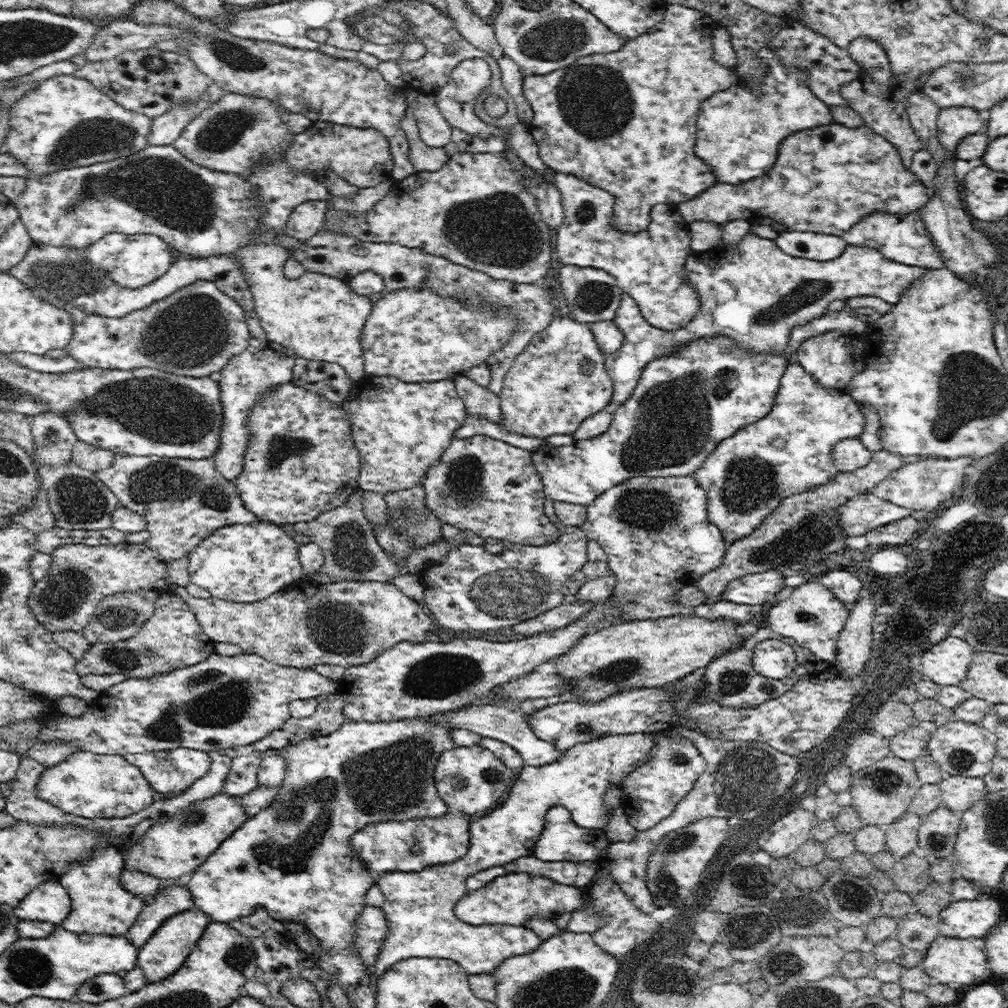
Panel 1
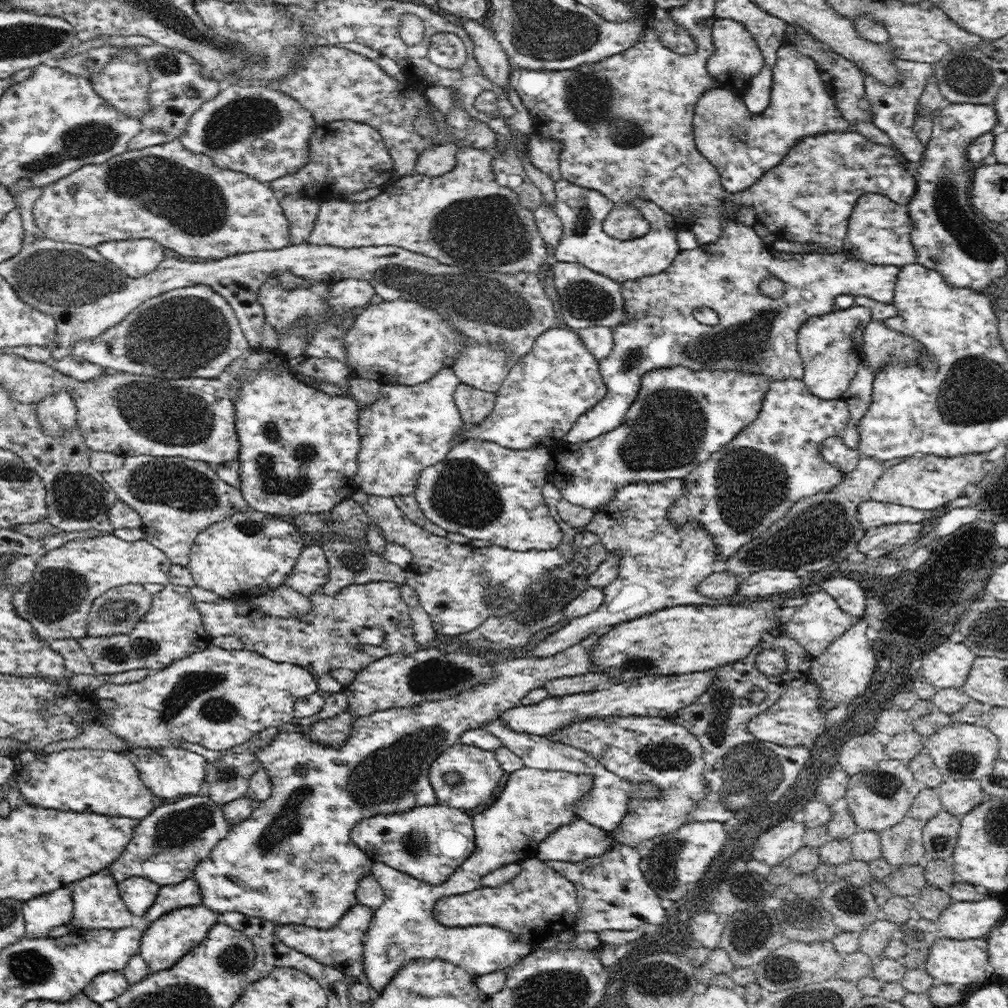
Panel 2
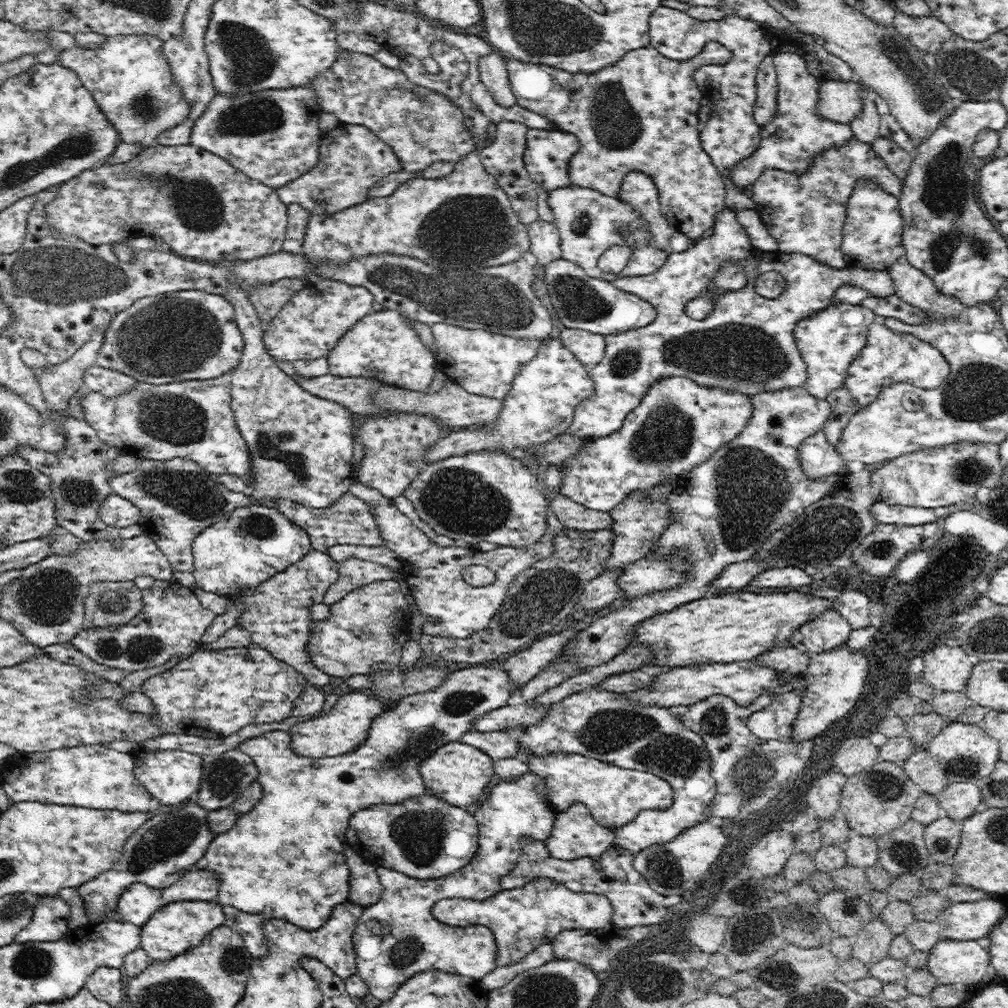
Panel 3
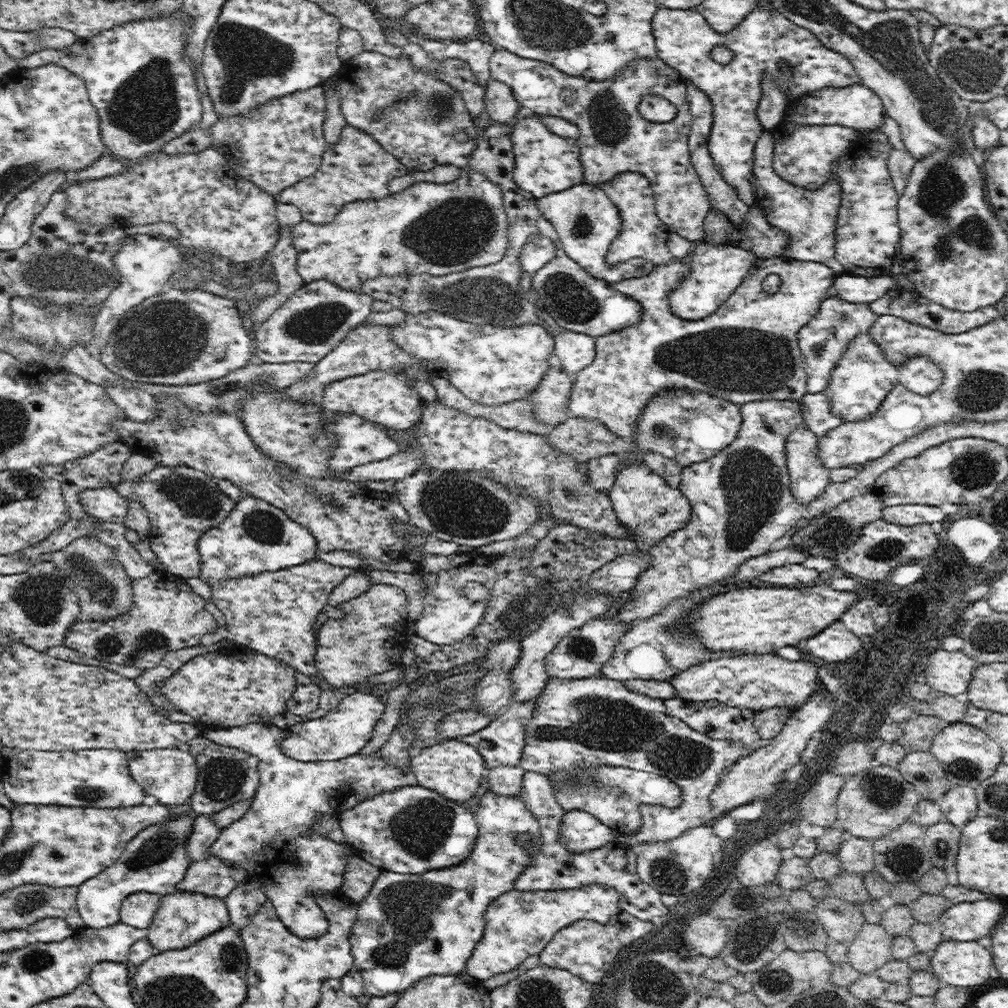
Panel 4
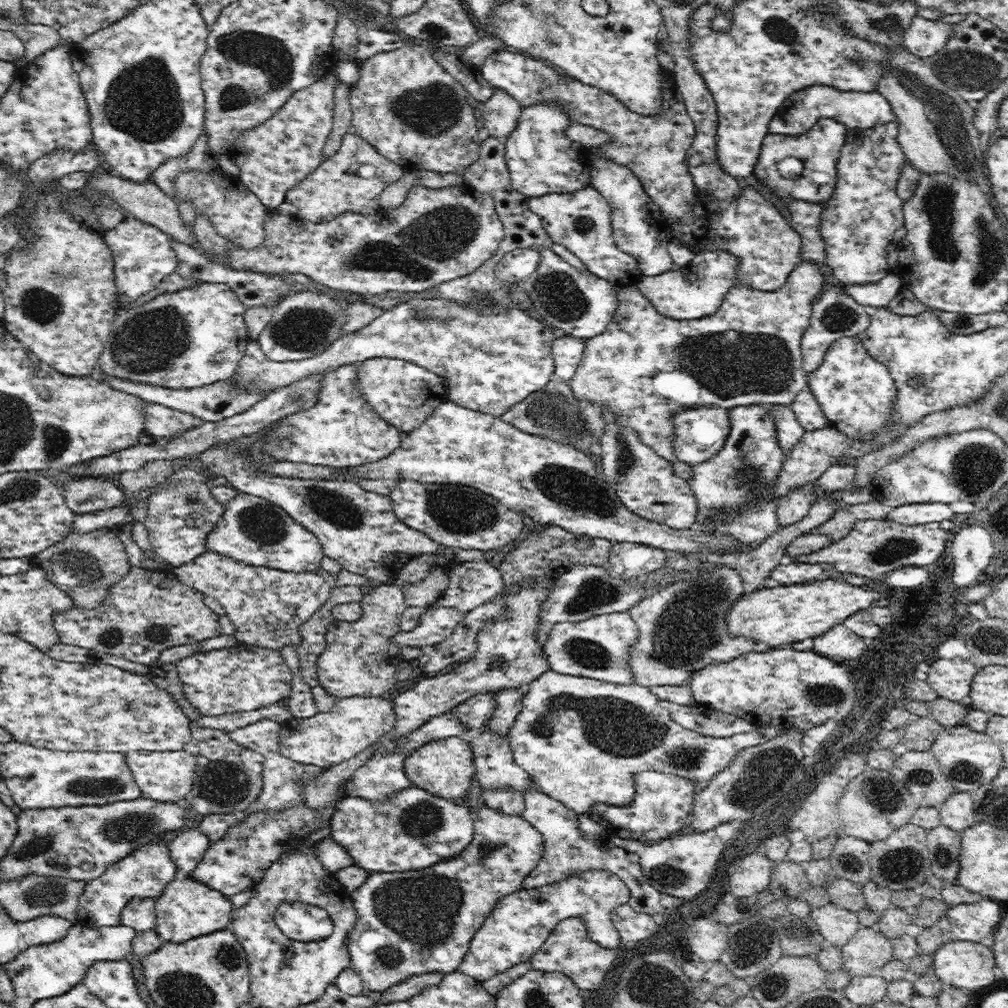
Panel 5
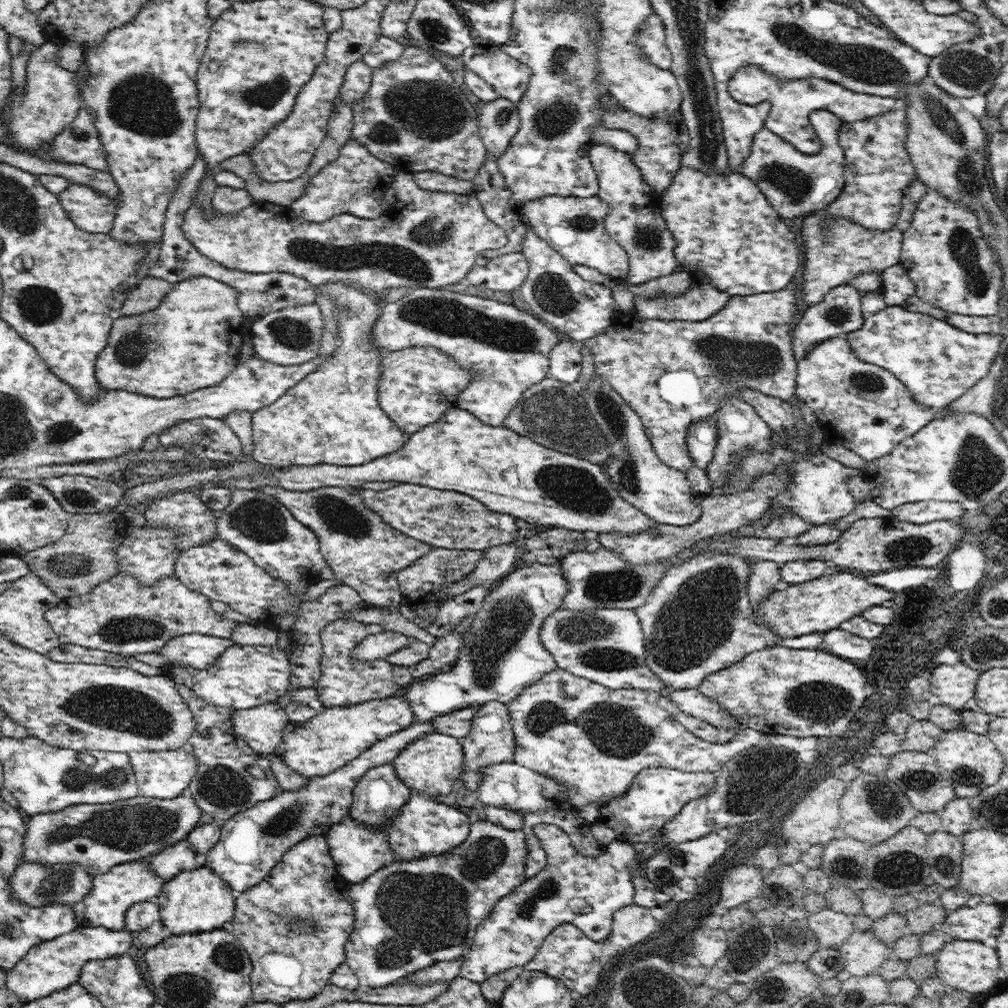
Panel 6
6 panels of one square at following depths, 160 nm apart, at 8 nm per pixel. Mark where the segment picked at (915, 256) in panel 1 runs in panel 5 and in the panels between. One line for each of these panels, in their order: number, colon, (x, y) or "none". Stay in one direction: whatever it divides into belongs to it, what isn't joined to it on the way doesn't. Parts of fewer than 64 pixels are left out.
2: (878, 232)
3: (872, 233)
4: (867, 232)
5: (861, 217)

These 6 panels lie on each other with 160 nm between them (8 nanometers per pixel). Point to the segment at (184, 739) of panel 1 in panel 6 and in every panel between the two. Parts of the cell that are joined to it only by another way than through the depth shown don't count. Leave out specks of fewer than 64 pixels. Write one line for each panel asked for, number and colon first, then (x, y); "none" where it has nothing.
2: (218, 698)
3: (212, 693)
4: (233, 686)
5: (244, 677)
6: (243, 676)

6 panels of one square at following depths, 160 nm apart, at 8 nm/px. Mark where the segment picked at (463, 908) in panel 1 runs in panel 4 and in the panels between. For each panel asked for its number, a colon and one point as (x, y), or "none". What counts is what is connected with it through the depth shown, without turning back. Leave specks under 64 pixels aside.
2: (538, 903)
3: (521, 919)
4: (519, 924)

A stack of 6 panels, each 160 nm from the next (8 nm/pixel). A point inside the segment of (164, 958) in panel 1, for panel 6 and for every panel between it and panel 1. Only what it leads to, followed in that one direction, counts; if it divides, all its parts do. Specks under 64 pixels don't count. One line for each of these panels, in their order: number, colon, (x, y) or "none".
2: (166, 940)
3: (176, 927)
4: (183, 918)
5: (187, 908)
6: (198, 900)

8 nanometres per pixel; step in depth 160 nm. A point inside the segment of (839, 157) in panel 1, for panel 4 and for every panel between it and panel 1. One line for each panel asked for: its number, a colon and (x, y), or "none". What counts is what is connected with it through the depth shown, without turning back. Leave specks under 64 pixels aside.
2: (808, 198)
3: (805, 213)
4: (808, 217)

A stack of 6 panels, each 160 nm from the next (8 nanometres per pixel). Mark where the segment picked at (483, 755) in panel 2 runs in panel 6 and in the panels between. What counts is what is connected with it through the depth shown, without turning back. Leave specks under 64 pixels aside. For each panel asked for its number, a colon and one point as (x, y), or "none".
3: (457, 773)
4: (453, 768)
5: (444, 767)
6: (431, 764)

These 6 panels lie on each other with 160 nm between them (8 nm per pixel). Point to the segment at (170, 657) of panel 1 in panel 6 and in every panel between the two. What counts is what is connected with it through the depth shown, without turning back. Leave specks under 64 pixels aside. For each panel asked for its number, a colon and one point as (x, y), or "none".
2: (172, 629)
3: (172, 621)
4: (166, 615)
5: (147, 611)
6: (121, 615)

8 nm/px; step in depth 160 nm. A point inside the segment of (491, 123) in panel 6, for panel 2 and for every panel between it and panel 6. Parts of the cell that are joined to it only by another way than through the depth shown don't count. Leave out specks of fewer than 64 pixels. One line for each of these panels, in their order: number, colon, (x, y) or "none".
2: (492, 58)
3: (492, 70)
4: (500, 102)
5: (501, 113)

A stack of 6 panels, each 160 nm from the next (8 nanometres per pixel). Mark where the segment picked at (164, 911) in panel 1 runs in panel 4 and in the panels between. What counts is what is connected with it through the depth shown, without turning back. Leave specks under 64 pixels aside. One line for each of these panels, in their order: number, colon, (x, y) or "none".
2: (186, 893)
3: (195, 885)
4: (210, 876)

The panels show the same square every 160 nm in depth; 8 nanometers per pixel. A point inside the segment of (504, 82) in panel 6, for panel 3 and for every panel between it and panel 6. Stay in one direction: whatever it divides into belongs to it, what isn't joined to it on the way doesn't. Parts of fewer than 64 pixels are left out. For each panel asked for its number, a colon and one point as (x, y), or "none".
3: (640, 114)
4: (613, 138)
5: (654, 147)

